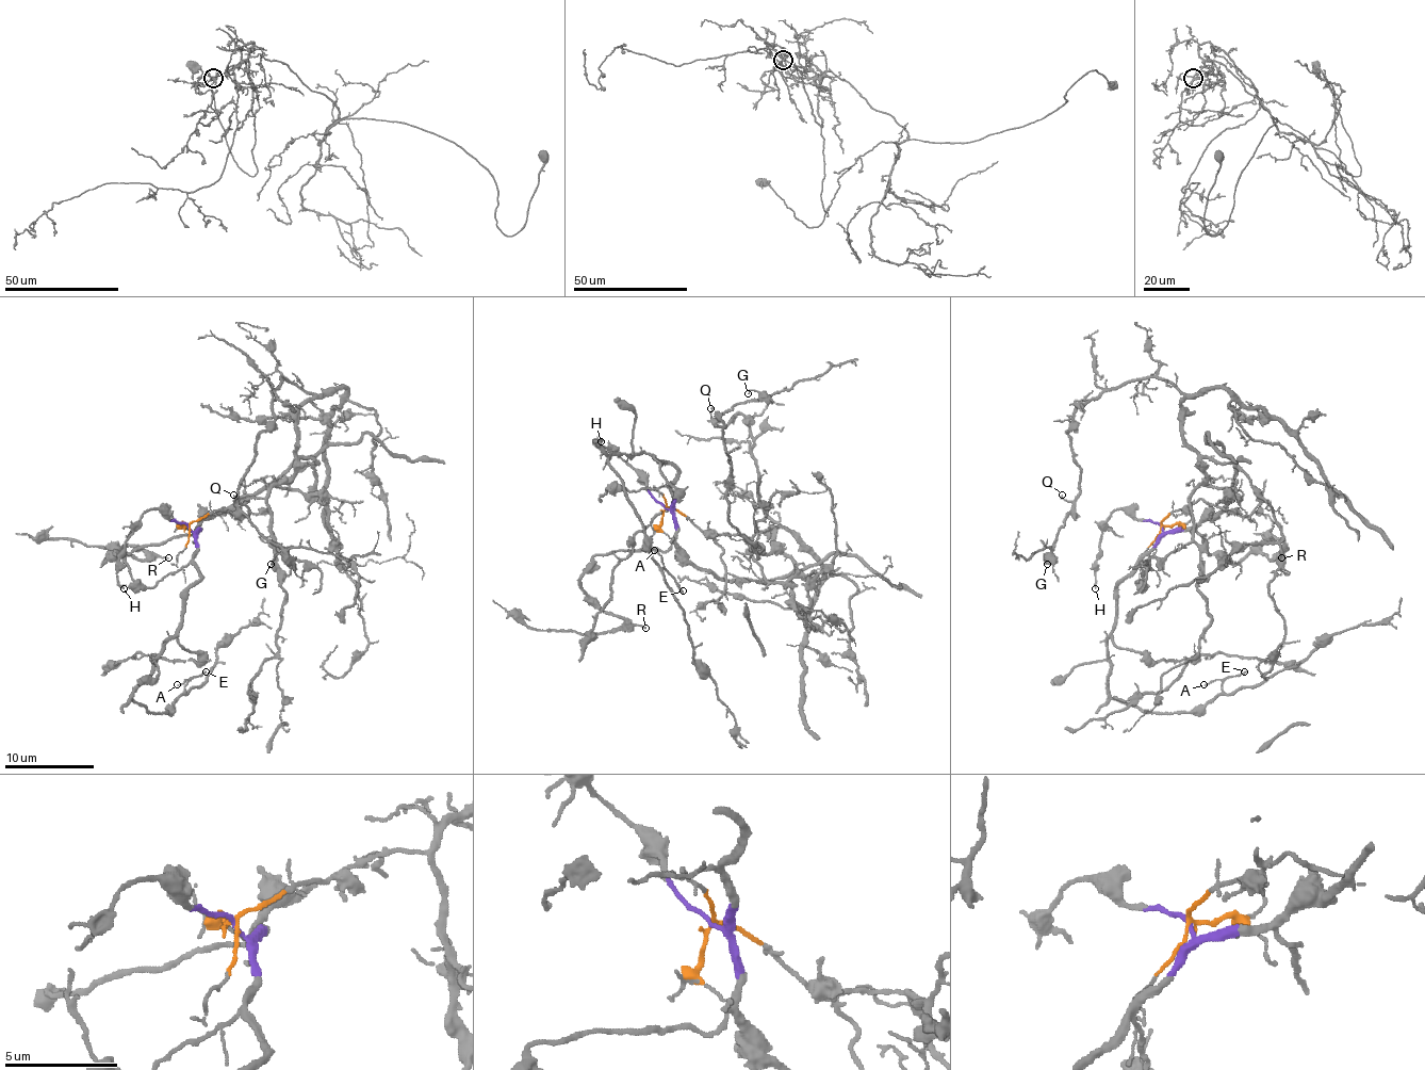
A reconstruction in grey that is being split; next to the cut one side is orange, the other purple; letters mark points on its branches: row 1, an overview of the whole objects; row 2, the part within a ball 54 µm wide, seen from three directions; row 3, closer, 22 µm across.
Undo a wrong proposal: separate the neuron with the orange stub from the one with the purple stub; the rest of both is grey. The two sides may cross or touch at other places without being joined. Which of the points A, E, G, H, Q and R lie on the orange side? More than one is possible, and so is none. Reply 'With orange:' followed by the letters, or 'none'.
With orange: G, Q

